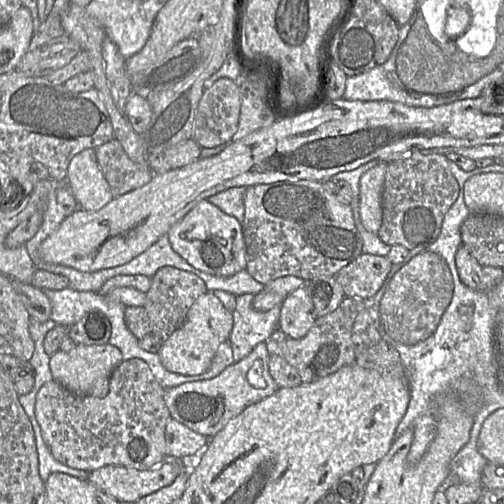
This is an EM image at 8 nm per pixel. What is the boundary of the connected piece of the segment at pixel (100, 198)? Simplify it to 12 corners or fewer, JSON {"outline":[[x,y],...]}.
{"outline":[[92,148],[72,158],[65,185],[78,209],[113,199]]}

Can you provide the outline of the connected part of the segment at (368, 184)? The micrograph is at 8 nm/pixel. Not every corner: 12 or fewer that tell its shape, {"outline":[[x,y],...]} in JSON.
{"outline":[[388,163],[360,178],[360,219],[377,234]]}

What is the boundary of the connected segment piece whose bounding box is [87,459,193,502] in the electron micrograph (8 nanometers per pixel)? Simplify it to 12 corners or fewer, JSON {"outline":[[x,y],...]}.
{"outline":[[167,459],[146,470],[108,465],[87,480],[118,501],[170,485],[193,462]]}

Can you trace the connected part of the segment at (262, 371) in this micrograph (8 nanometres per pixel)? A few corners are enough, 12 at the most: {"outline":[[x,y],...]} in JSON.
{"outline":[[261,342],[212,379],[166,389],[170,418],[212,438],[279,389]]}

